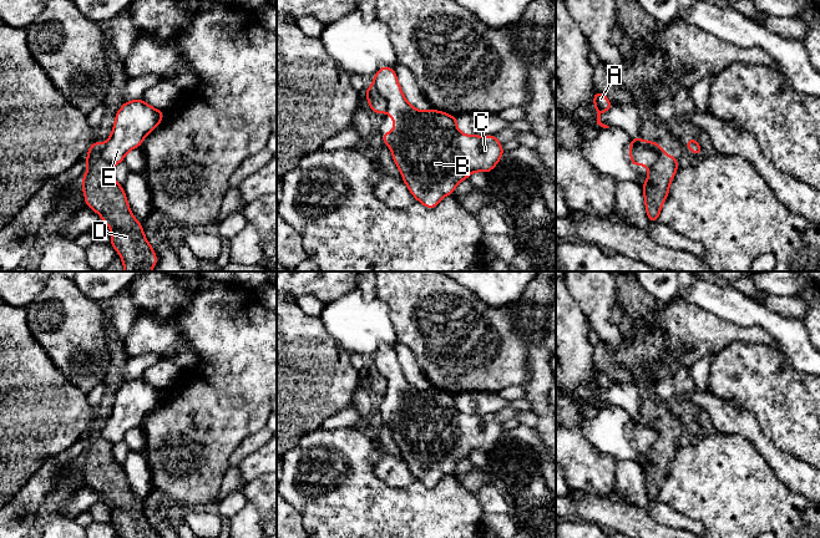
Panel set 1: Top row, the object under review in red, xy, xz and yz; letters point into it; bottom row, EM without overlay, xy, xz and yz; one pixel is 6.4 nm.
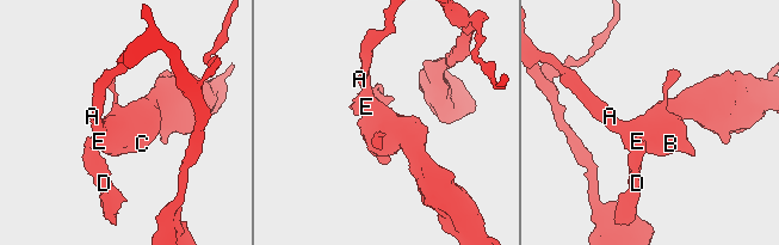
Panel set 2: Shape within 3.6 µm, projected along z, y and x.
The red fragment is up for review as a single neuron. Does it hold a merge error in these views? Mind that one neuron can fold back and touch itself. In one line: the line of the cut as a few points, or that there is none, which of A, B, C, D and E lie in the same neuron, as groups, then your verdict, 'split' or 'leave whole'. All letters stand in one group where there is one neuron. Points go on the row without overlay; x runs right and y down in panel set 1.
cut xz (371, 364), (385, 377), (388, 389); groups A B C E / D; split

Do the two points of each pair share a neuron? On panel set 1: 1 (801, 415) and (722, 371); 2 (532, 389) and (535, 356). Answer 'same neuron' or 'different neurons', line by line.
1: same neuron
2: same neuron

